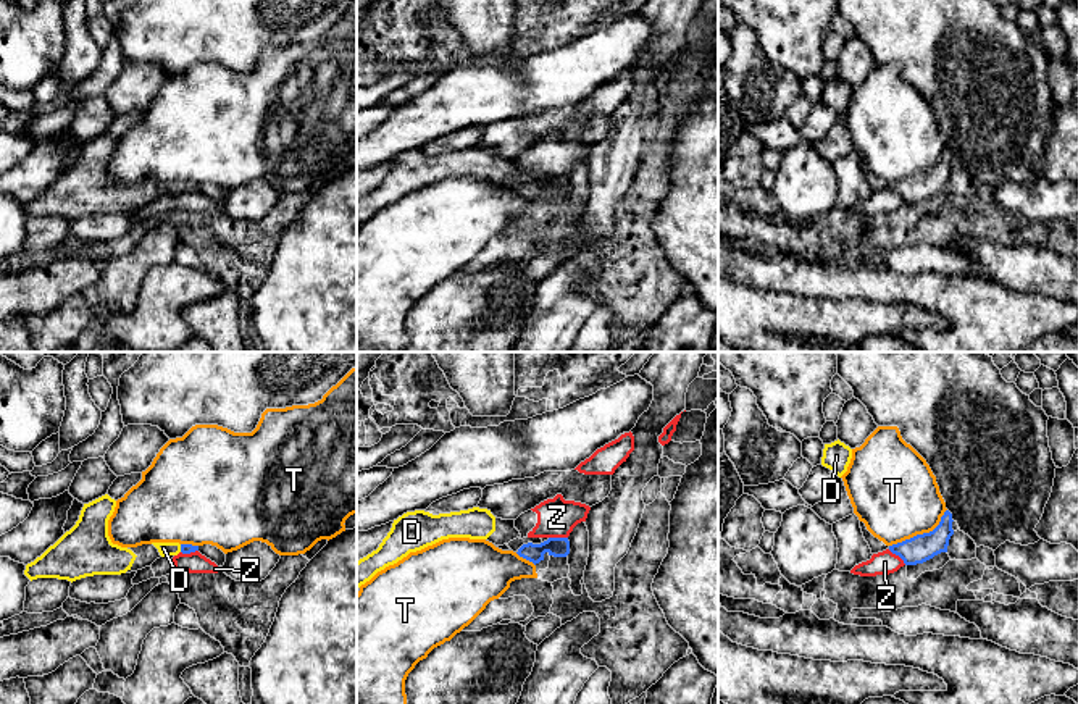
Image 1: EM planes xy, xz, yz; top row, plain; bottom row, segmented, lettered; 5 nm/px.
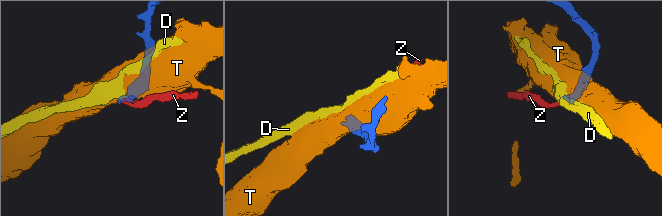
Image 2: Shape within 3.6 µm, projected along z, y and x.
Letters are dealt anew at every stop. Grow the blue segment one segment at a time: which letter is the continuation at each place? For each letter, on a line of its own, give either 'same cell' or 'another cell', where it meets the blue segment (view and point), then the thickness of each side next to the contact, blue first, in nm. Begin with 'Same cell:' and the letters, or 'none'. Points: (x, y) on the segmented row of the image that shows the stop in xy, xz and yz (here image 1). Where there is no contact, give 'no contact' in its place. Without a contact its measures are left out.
Same cell: D
D: same cell; meets blue in xy at (181, 548); 50 nm thick on the blue side, 60 nm on the other
T: another cell; meets blue in yz at (920, 535); 140 nm thick on the blue side, 420 nm on the other
Z: another cell; meets blue in xz at (559, 538); 100 nm thick on the blue side, 190 nm on the other

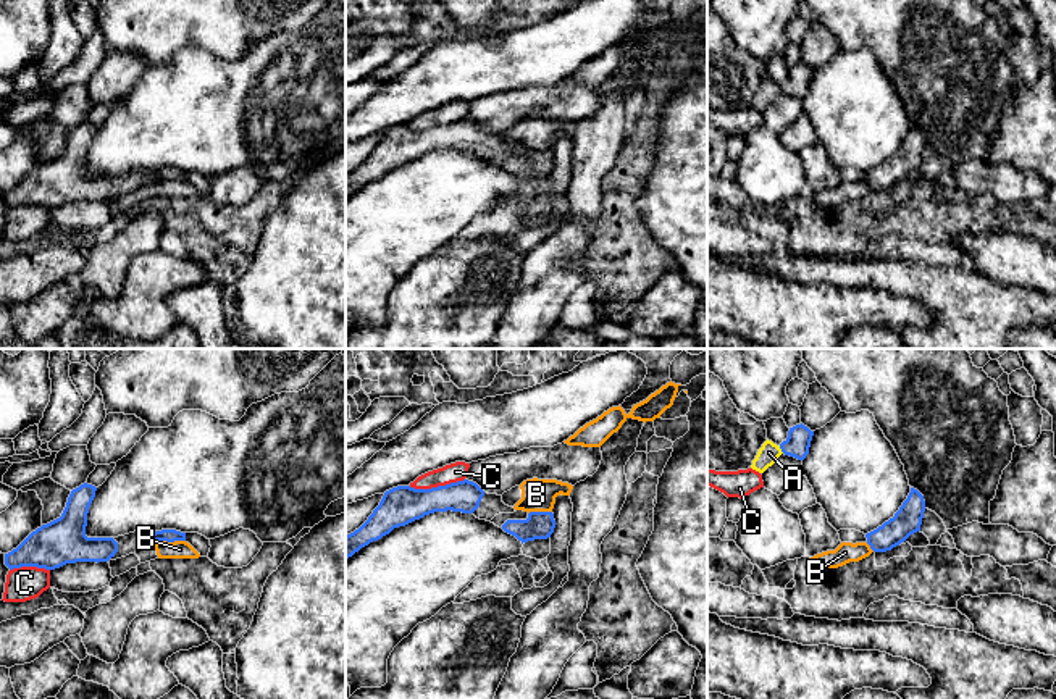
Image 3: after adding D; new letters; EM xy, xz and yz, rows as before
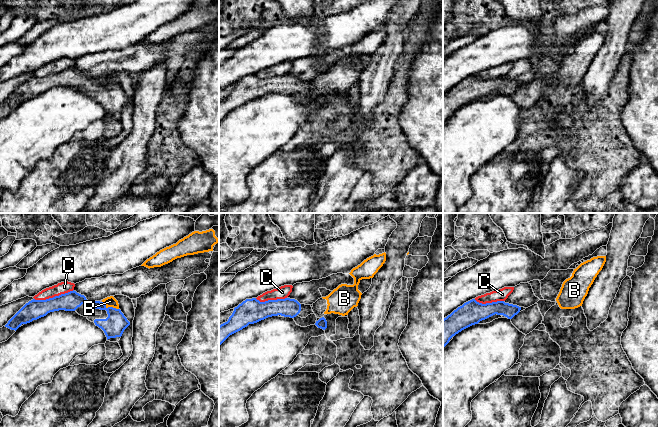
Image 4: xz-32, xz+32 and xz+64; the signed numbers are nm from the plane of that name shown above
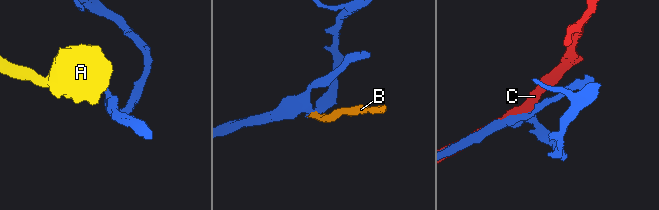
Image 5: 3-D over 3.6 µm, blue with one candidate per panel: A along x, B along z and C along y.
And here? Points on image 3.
Same cell: none
A: another cell; meets blue in yz at (780, 447); 120 nm thick on the blue side, 100 nm on the other
B: another cell; meets blue in xy at (170, 541); 60 nm thick on the blue side, 100 nm on the other
C: another cell; meets blue in xz at (438, 486); 190 nm thick on the blue side, 100 nm on the other

